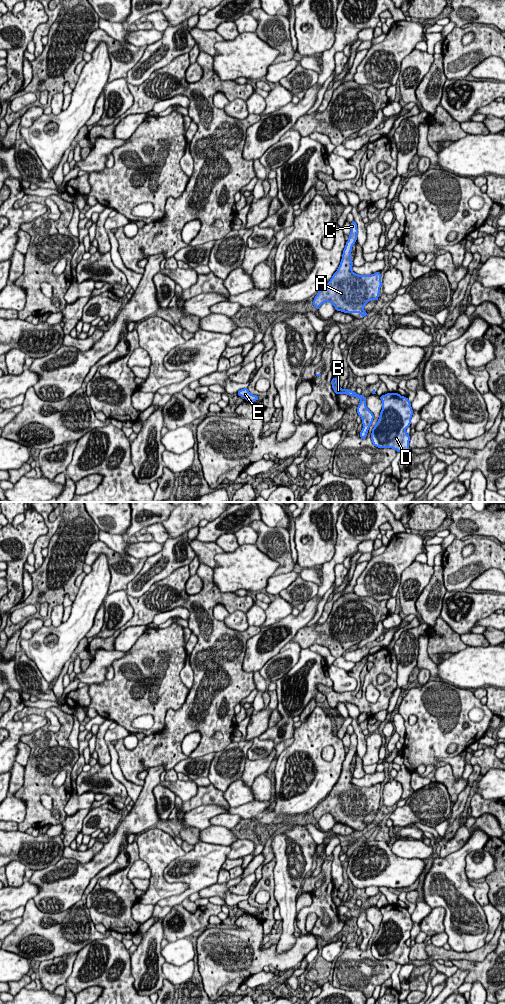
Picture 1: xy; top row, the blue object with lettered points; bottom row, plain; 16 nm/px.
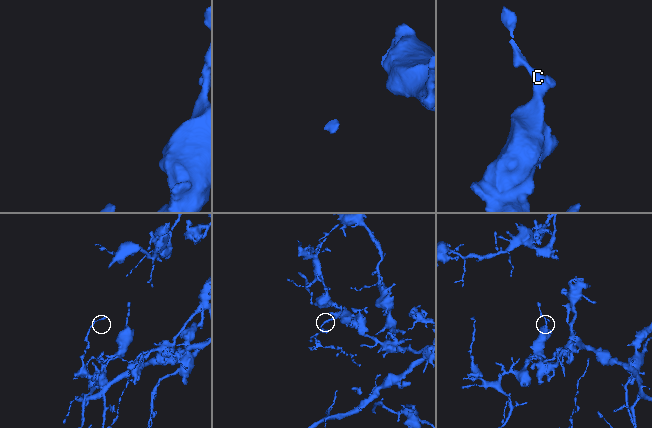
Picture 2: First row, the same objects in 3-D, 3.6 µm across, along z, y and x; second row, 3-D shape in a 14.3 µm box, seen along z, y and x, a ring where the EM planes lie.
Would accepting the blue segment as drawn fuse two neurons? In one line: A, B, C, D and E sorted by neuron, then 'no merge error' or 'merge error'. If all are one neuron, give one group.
A C E / B D | merge error

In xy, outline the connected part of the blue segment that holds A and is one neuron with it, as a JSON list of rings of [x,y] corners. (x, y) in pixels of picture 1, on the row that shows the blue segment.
[[[350,224],[351,232],[343,250],[340,266],[328,284],[318,291],[313,305],[318,310],[324,302],[330,302],[336,309],[344,313],[360,313],[361,318],[369,316],[364,307],[370,300],[378,300],[382,282],[381,273],[359,275],[352,271],[352,247],[357,240],[357,224]]]

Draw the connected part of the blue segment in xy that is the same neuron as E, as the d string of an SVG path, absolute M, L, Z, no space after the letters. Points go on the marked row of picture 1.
M248 388L240 389L237 394L241 397L245 397L246 401L249 401L249 402L254 402L259 399L257 395L251 394Z

